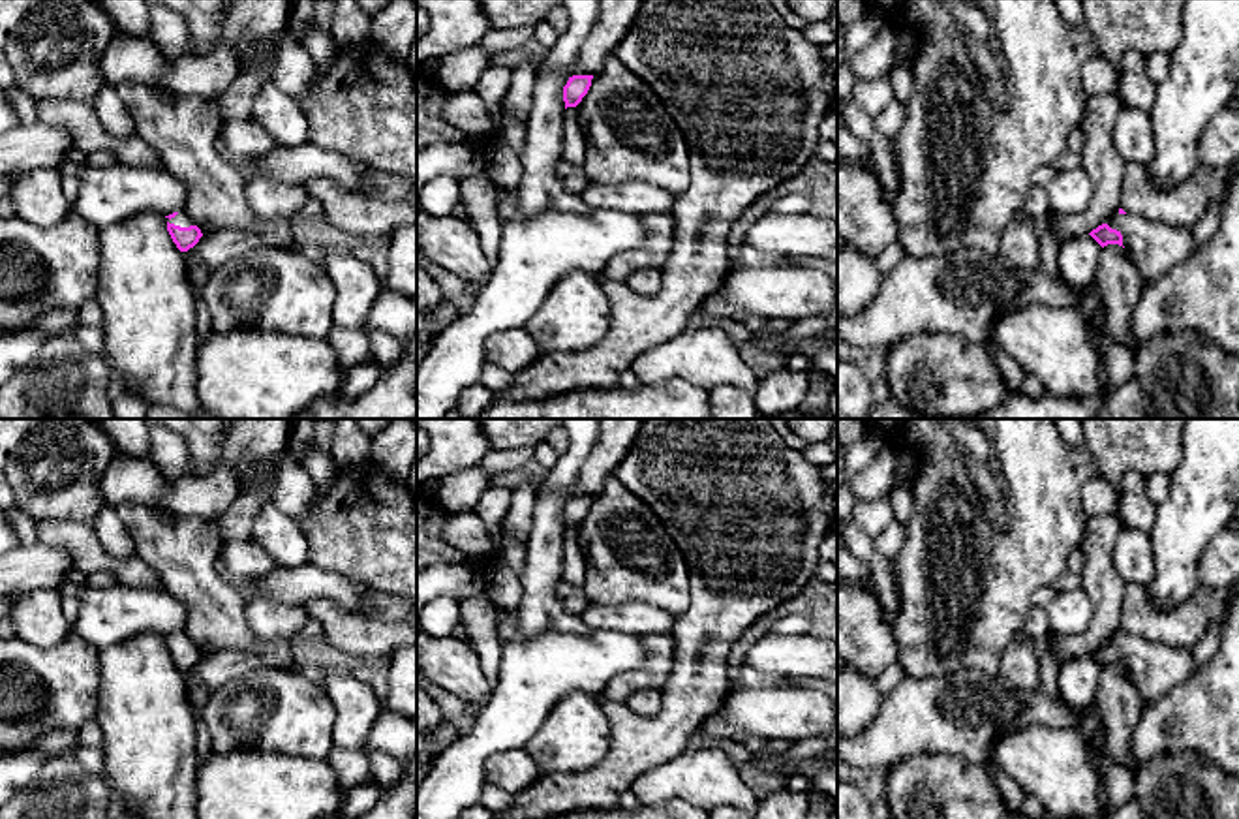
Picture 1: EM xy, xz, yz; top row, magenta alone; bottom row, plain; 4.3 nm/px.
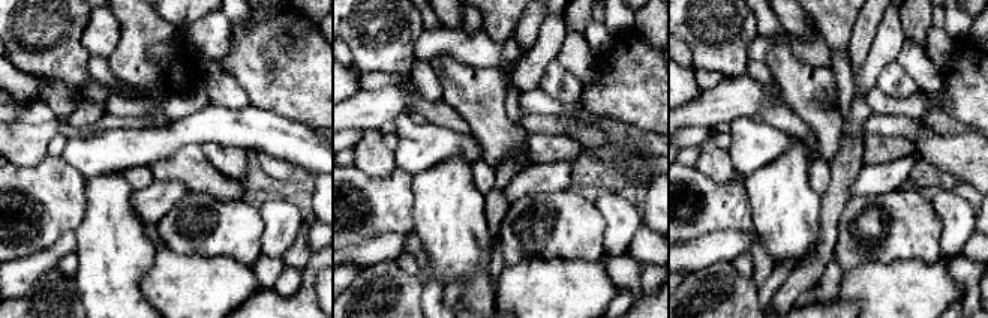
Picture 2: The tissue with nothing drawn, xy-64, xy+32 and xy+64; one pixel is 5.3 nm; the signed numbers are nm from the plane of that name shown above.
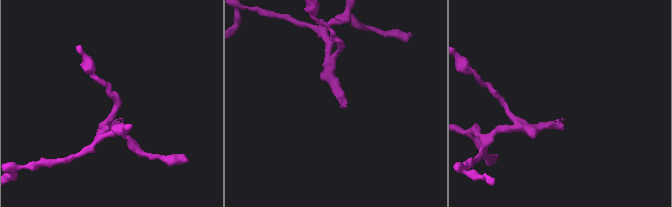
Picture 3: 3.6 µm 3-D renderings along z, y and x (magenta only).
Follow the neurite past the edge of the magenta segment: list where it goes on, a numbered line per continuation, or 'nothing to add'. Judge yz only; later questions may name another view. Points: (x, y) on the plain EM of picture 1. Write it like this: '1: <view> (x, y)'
1: yz (1153, 667)

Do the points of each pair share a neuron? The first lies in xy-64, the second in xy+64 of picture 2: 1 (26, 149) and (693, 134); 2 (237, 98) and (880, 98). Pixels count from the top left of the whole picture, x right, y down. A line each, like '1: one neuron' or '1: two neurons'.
1: two neurons
2: two neurons

